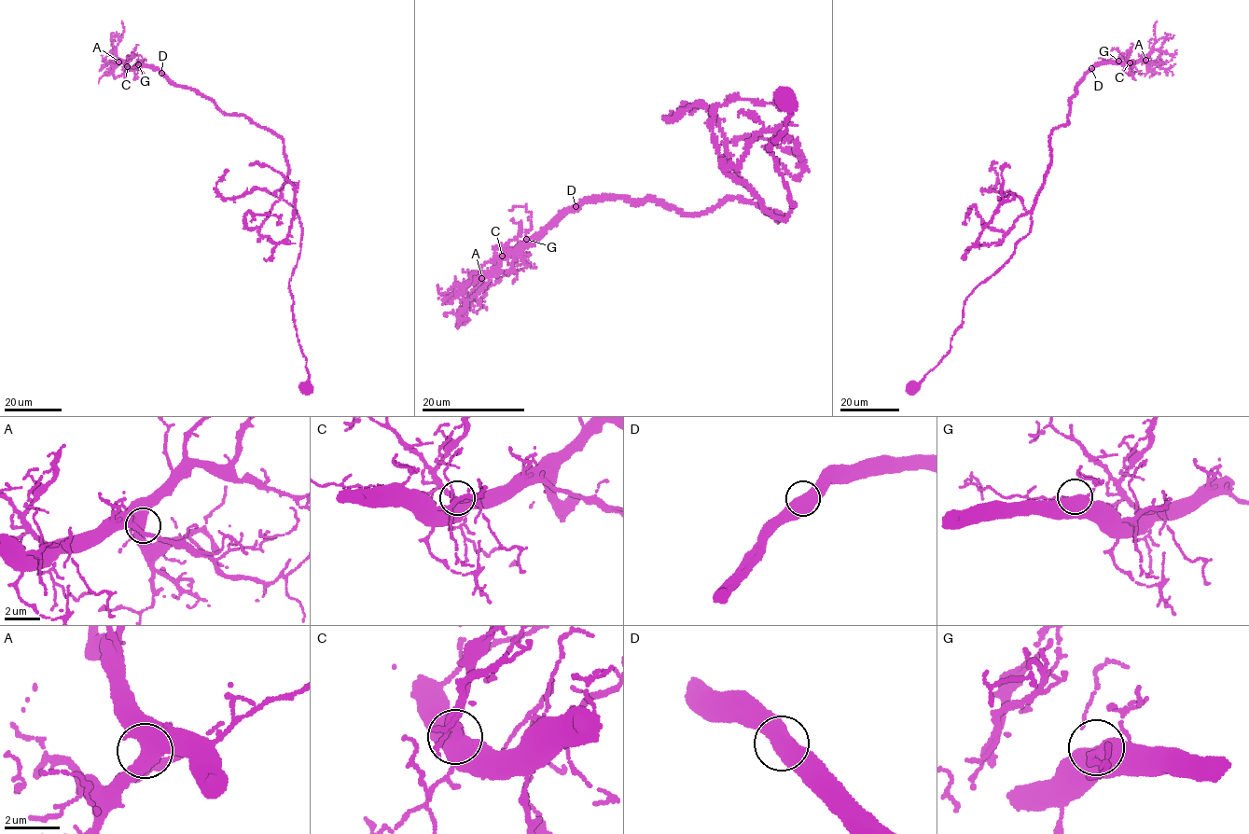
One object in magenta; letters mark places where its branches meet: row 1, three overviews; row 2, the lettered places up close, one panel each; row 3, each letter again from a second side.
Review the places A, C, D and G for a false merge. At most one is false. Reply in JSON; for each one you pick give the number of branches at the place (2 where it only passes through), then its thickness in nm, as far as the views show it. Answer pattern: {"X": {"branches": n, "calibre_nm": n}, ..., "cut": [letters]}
{"cut": []}

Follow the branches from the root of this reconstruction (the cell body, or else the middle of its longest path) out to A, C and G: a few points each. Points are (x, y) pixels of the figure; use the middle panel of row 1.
A: (785, 100), (787, 129), (768, 147), (795, 205), (784, 219), (727, 197), (701, 214), (589, 197), (481, 278)
C: (785, 100), (787, 129), (768, 147), (795, 205), (784, 219), (727, 197), (701, 214), (589, 197), (502, 256)
G: (785, 100), (787, 129), (768, 147), (795, 205), (784, 219), (727, 197), (701, 214), (589, 197), (526, 239)

